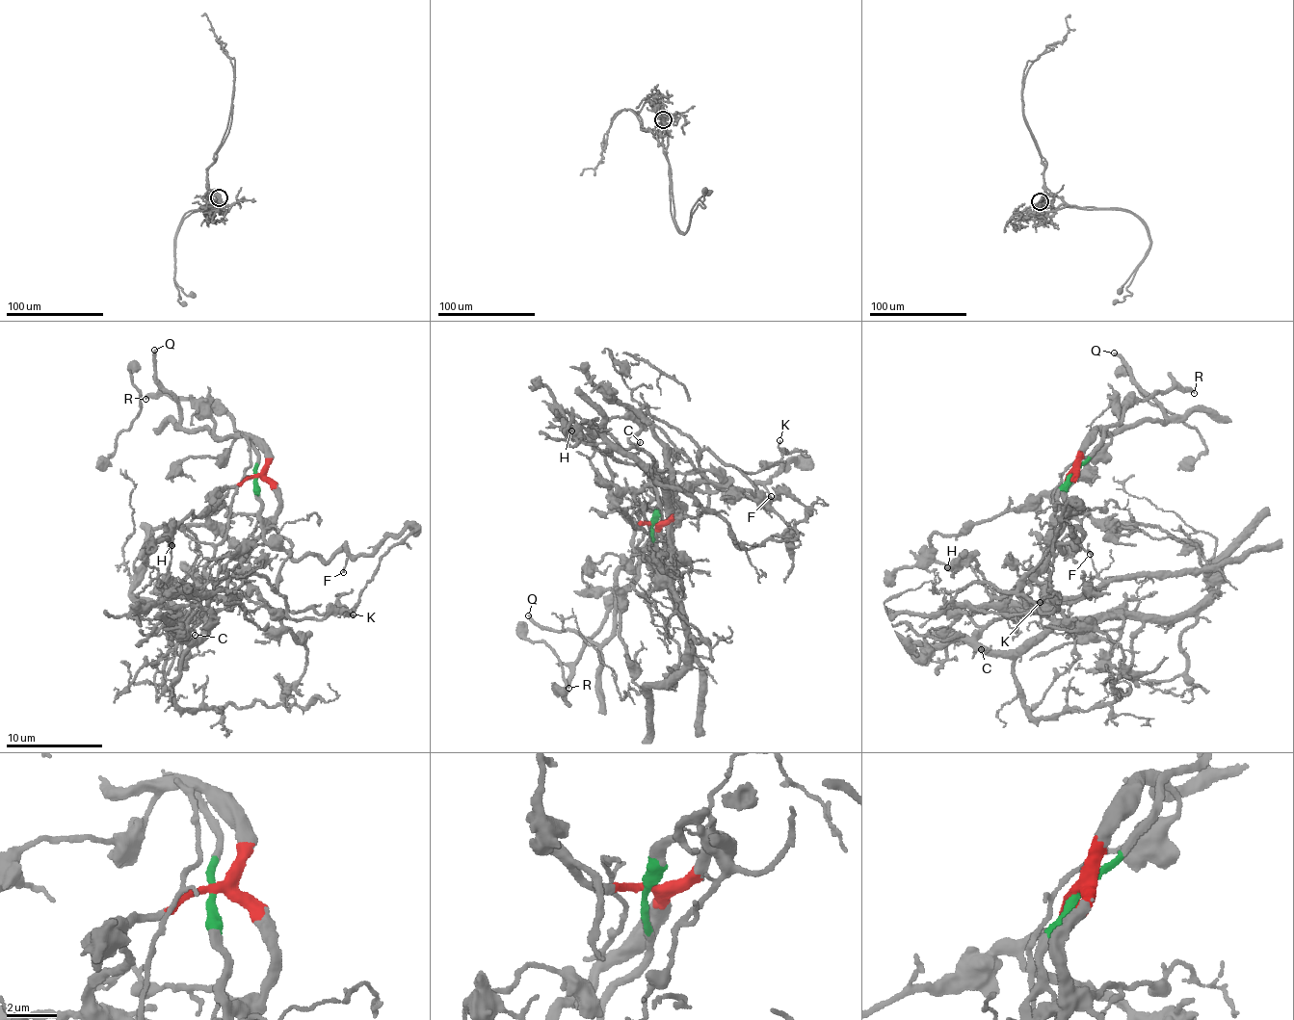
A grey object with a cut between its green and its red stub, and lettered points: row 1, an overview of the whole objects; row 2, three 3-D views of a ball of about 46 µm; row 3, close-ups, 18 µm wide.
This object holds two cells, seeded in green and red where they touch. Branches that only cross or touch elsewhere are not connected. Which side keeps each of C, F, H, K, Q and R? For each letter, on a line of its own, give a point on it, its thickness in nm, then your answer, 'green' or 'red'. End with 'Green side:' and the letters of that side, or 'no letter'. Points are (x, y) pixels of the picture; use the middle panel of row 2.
C: (640, 442) | 90 nm | red
F: (771, 496) | 120 nm | green
H: (571, 431) | 170 nm | red
K: (779, 440) | 110 nm | green
Q: (528, 615) | 240 nm | red
R: (568, 688) | 320 nm | green
Green side: F, K, R

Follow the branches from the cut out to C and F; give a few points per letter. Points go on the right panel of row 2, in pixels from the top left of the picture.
C: (1071, 470), (1052, 556), (1022, 588), (1025, 604), (1052, 624), (1018, 649), (980, 649)
F: (1071, 470), (1047, 536), (1062, 550), (1077, 545), (1080, 531), (1076, 540), (1091, 553)

